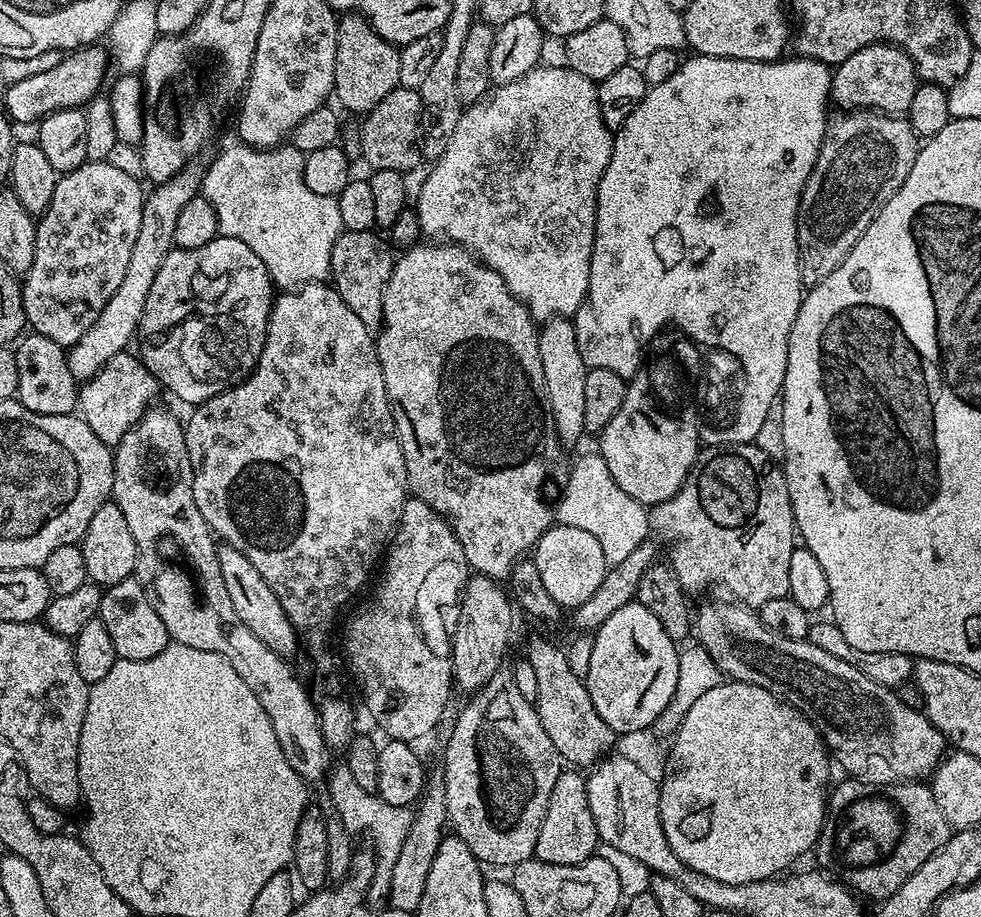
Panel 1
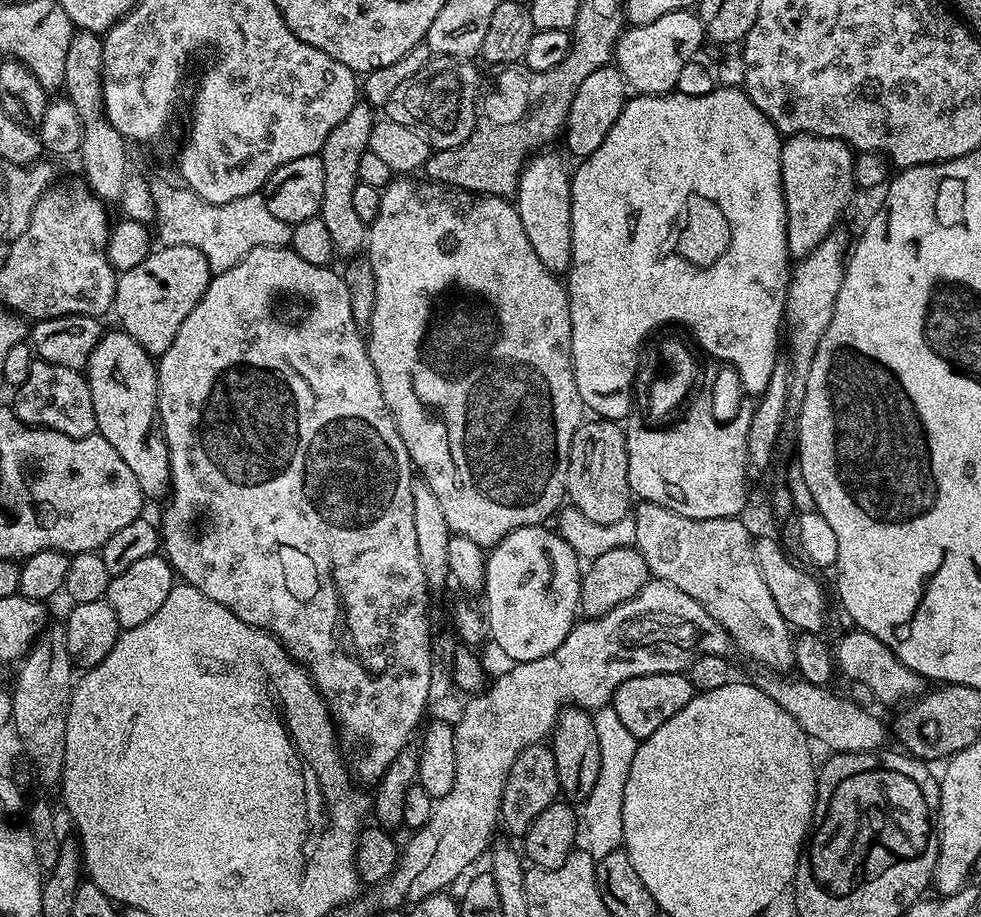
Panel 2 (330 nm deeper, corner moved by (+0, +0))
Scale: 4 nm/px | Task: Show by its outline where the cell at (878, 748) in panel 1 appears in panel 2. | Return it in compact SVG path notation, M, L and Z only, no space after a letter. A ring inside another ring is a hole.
M639 501L634 508L636 521L635 548L646 558L649 573L657 580L664 580L670 586L678 586L682 594L690 594L694 602L698 602L726 630L731 647L736 648L744 656L749 656L756 664L772 674L787 673L787 668L794 665L793 629L778 614L778 605L774 602L774 594L770 594L770 586L762 578L762 570L756 561L756 545L751 534L746 532L738 518L706 518L695 520L682 514L674 514L674 510L666 510L666 506L658 506L654 502Z

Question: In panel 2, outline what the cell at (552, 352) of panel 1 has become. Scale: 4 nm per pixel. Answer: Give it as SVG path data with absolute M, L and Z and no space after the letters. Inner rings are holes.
M548 150L533 155L520 172L514 203L518 218L522 218L526 238L530 238L530 246L534 246L534 254L538 254L542 266L557 274L567 273L572 264L572 181L569 169L564 169L563 162L551 156Z

